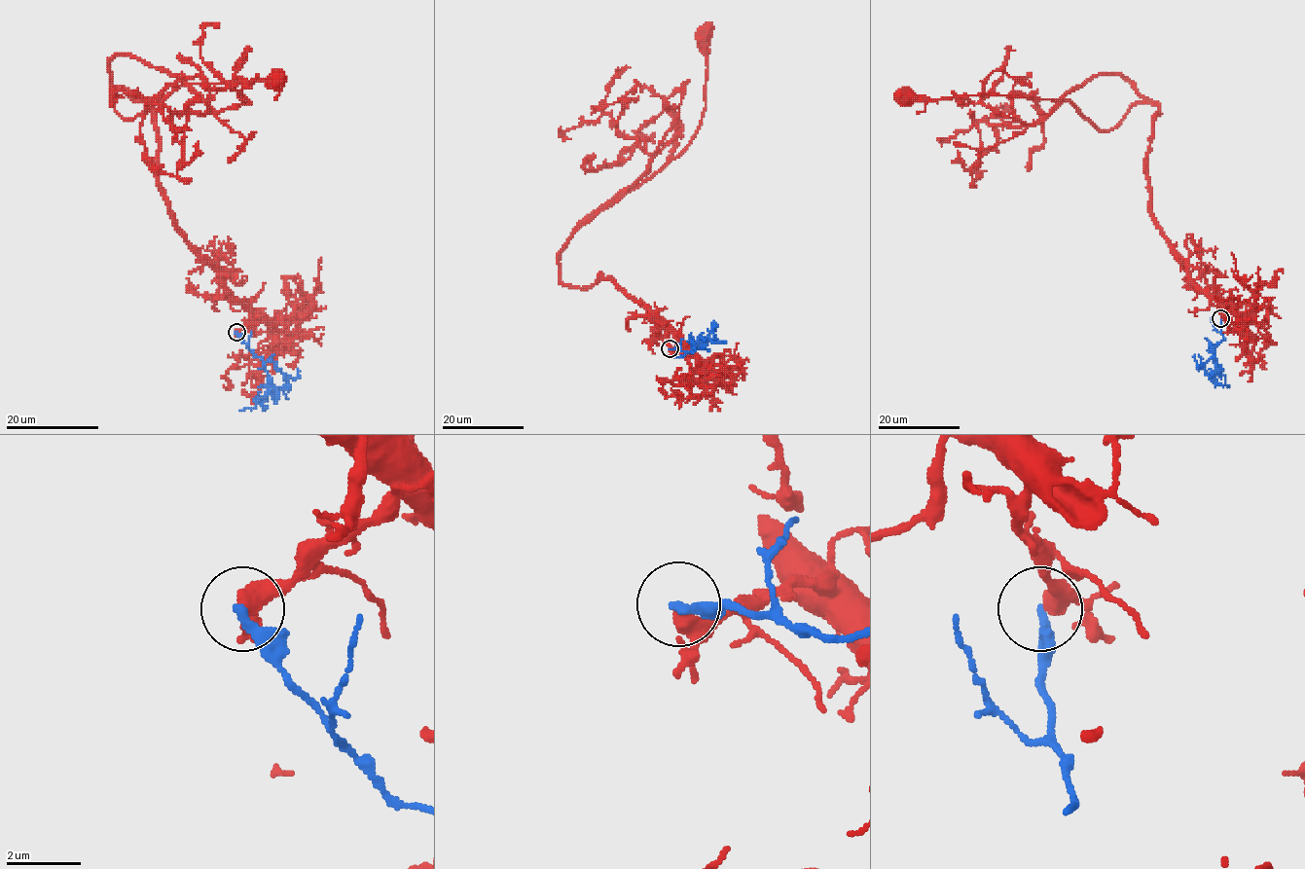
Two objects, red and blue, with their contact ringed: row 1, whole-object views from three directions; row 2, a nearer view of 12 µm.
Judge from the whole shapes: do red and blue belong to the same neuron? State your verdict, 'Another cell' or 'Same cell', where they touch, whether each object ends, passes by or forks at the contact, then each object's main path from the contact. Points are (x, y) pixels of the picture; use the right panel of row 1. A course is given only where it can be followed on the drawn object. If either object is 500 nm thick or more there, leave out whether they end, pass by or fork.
Another cell. Place: (1220, 318). At the ring red passes by. At the ring blue ends. Course of red: (1220, 318), (1151, 212), (1146, 155), (1156, 105), (1135, 102), (1102, 131), (1065, 99), (905, 95). Course of blue: (1220, 318), (1223, 340), (1214, 350), (1216, 366), (1230, 386)

